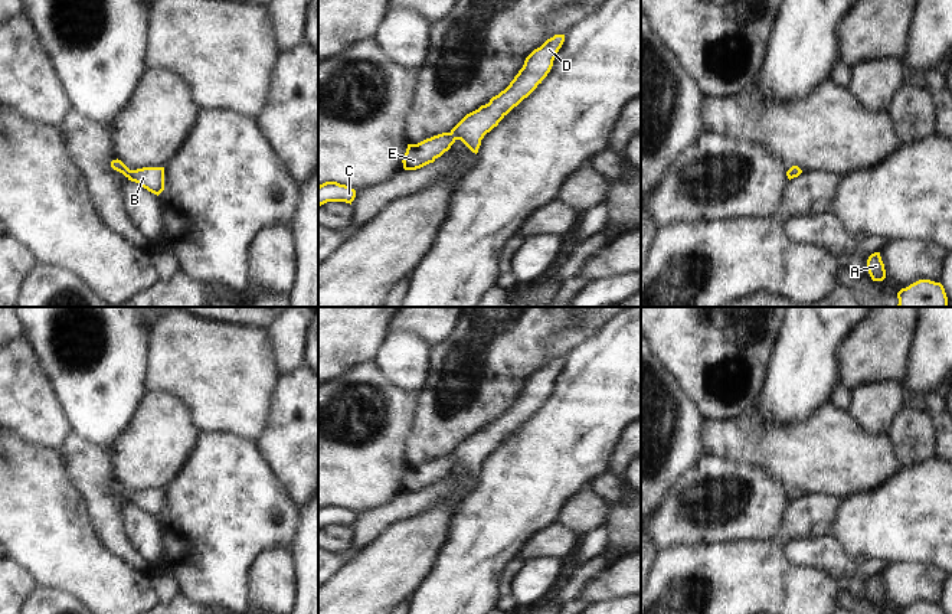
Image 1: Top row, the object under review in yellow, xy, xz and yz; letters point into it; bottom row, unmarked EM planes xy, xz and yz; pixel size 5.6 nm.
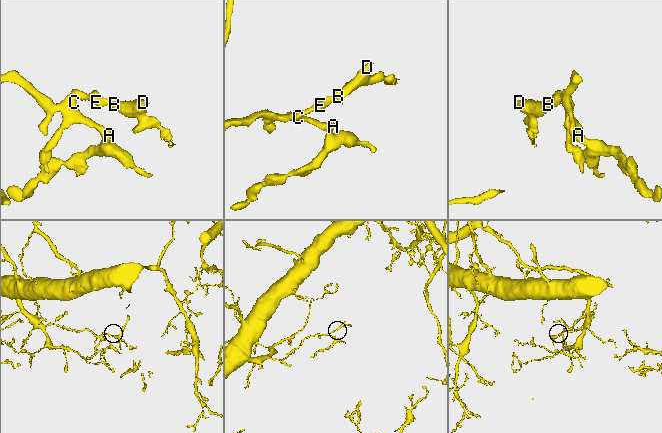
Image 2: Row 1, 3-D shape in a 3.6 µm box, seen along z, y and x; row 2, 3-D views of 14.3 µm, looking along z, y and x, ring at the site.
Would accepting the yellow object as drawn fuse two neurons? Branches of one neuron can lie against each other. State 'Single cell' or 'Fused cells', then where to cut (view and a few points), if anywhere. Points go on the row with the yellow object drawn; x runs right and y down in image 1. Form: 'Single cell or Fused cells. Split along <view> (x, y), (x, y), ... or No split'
Single cell. No split

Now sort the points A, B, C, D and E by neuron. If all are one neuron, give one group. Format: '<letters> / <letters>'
A B C D E

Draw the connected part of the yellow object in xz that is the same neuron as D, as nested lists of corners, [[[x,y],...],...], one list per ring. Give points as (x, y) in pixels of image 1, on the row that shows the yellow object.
[[[554,35],[540,48],[534,49],[504,91],[493,97],[488,104],[467,114],[449,133],[434,135],[418,144],[408,144],[402,160],[403,169],[416,170],[434,163],[448,151],[457,140],[461,140],[477,154],[484,135],[497,127],[498,123],[547,76],[563,42],[565,35]]]

